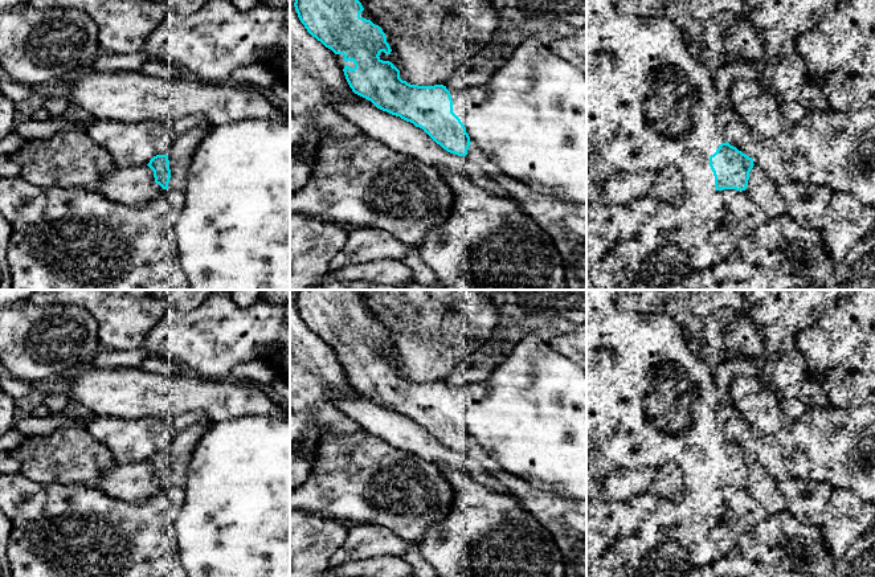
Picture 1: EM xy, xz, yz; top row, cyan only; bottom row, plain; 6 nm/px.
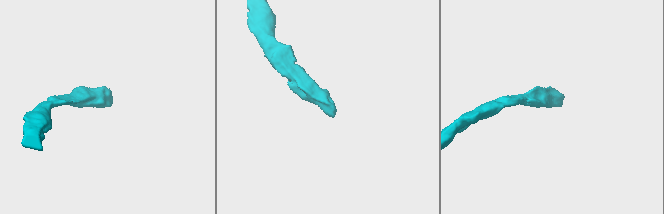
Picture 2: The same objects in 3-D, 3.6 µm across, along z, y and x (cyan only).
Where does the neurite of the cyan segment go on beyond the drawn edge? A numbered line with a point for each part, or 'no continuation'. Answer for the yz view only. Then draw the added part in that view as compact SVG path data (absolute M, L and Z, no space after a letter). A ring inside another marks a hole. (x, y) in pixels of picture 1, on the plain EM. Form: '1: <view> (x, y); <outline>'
no continuation

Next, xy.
1: xy (184, 441); M205 420L189 425L188 427L176 431L169 447L169 466L171 475L168 484L183 487L187 483L188 465L191 455L199 442L201 434L207 430L208 422Z

